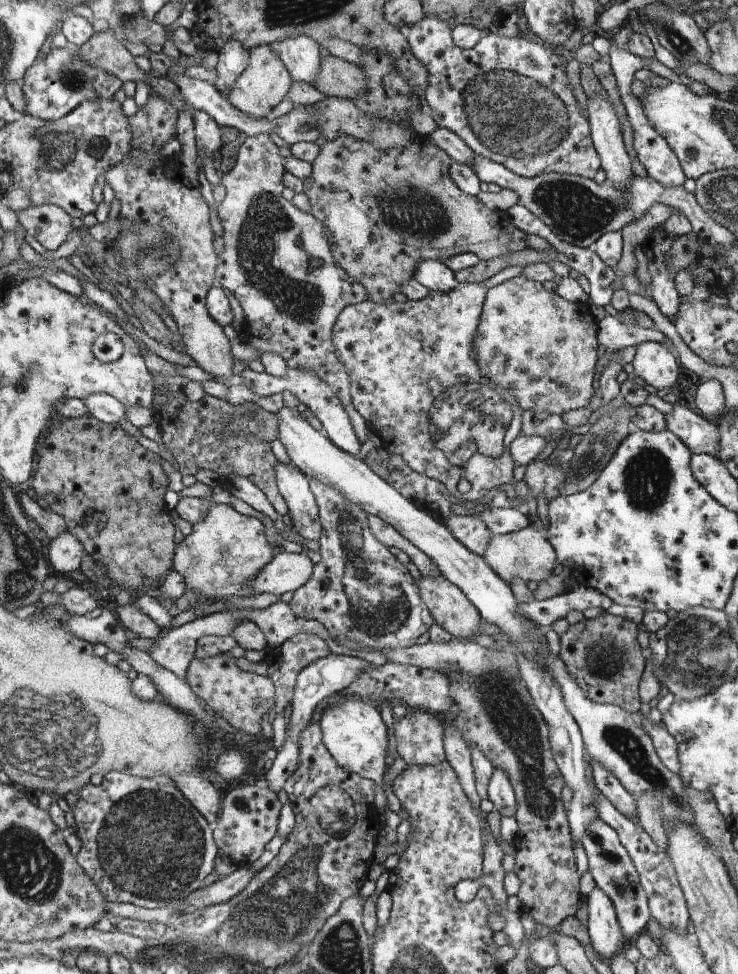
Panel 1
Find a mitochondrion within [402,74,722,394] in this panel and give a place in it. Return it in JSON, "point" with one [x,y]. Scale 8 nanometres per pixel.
{"point":[574,209]}

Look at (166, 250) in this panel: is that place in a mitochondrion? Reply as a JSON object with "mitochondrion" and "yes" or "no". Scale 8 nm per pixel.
{"mitochondrion":"yes"}

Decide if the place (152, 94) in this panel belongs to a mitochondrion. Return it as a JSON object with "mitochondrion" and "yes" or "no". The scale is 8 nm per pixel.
{"mitochondrion":"no"}

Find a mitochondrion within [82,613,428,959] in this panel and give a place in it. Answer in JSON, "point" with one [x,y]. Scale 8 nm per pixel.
{"point":[151,846]}

